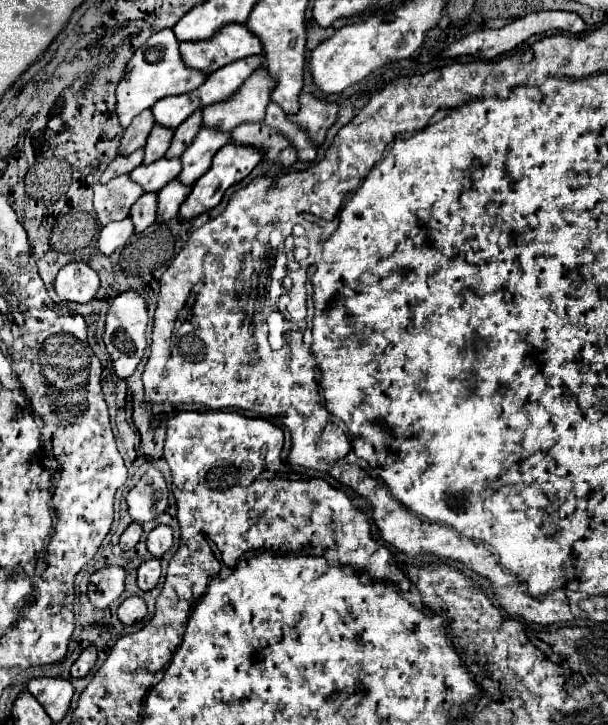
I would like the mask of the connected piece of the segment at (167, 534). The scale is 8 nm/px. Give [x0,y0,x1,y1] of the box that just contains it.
[147,525,173,557]

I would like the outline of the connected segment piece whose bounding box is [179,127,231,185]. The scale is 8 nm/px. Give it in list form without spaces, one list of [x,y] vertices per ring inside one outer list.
[[[203,127],[199,131],[199,135],[195,137],[195,141],[187,147],[187,151],[181,155],[183,161],[183,171],[179,173],[179,179],[183,183],[193,185],[199,177],[203,177],[203,173],[207,173],[207,169],[211,167],[211,159],[213,155],[231,141],[231,133],[223,133],[219,129],[211,129],[211,127]]]

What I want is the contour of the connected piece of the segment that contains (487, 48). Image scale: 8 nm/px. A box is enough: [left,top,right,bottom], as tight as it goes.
[443,11,585,59]

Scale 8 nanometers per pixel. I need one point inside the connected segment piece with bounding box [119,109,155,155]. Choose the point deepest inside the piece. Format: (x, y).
(136, 134)

